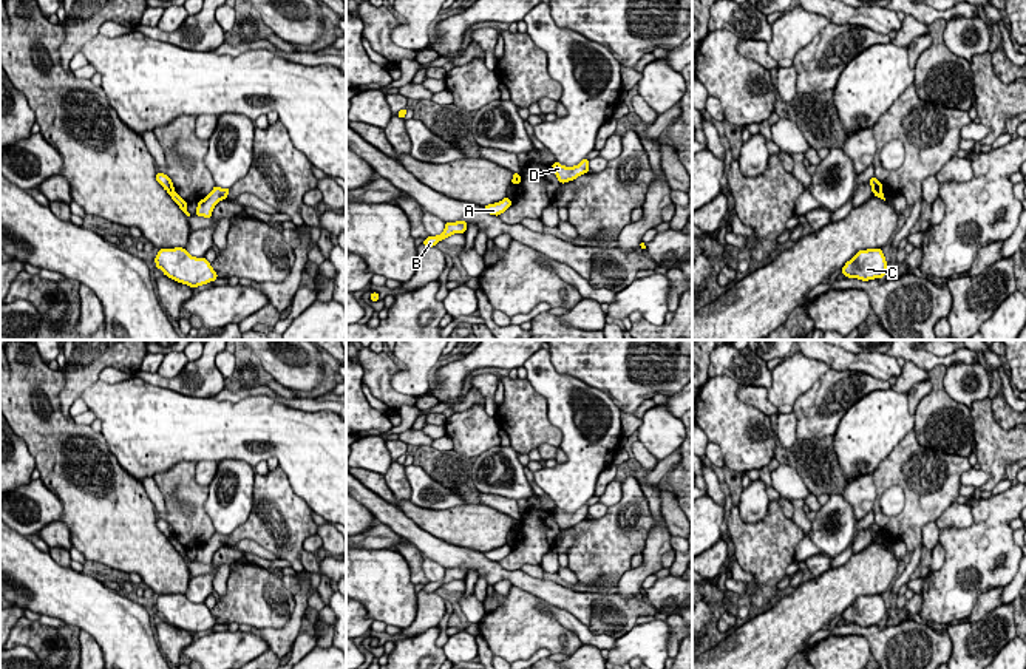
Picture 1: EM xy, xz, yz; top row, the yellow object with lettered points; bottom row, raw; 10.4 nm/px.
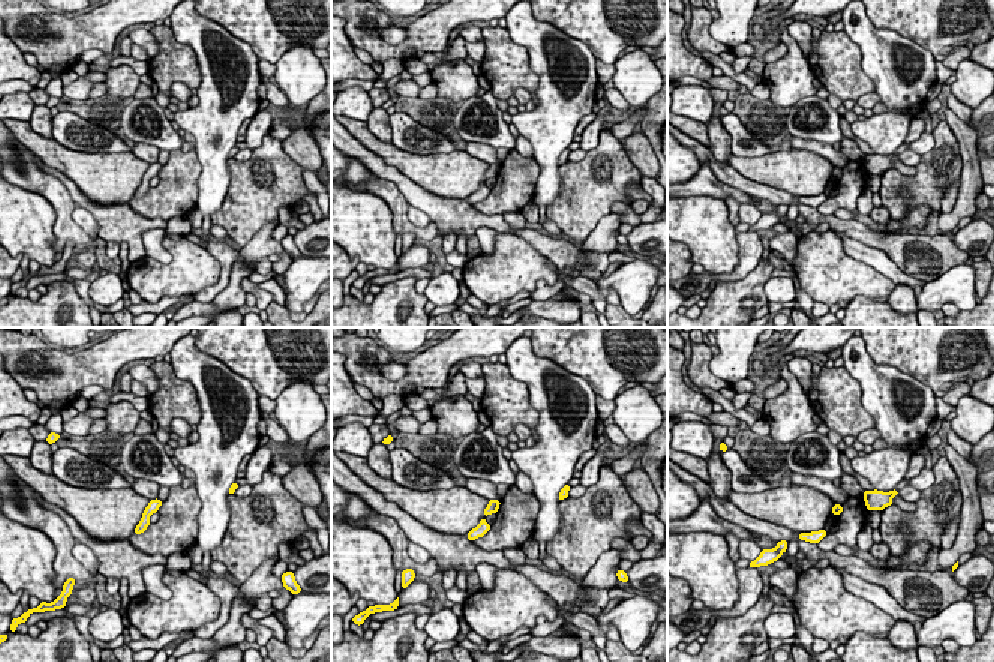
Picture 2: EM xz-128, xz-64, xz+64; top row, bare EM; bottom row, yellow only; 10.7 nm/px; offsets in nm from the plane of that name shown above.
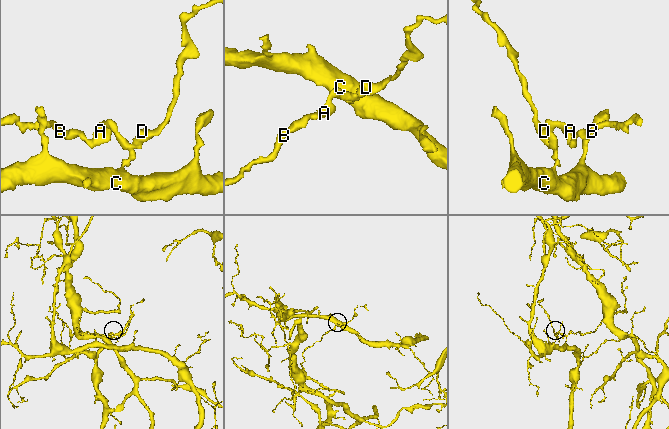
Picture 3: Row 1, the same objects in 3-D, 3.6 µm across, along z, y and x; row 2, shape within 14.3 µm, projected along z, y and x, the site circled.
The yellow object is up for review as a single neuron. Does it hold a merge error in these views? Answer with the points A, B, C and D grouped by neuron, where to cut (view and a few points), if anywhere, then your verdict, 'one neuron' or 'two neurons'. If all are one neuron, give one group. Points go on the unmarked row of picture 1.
groups A B / C D; cut xy (173, 535), (169, 539); two neurons

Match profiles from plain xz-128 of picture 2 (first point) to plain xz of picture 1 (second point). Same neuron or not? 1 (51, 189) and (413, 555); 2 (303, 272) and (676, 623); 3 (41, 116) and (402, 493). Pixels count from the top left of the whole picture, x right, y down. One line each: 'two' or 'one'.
1: one
2: two
3: one

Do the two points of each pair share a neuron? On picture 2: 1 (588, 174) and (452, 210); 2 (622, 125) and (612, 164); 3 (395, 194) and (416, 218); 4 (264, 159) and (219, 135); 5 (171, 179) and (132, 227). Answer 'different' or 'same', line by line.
1: different
2: different
3: different
4: different
5: different

